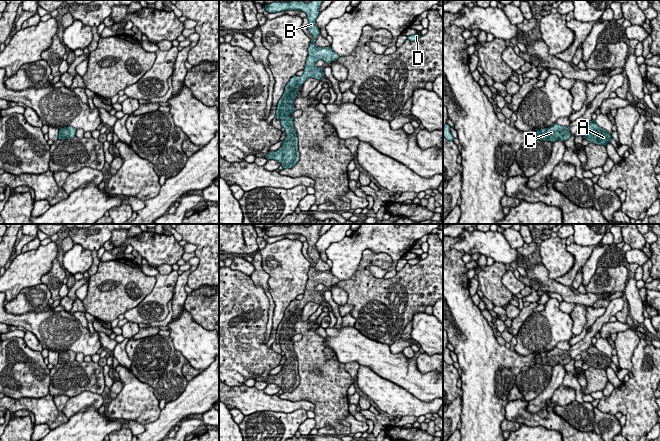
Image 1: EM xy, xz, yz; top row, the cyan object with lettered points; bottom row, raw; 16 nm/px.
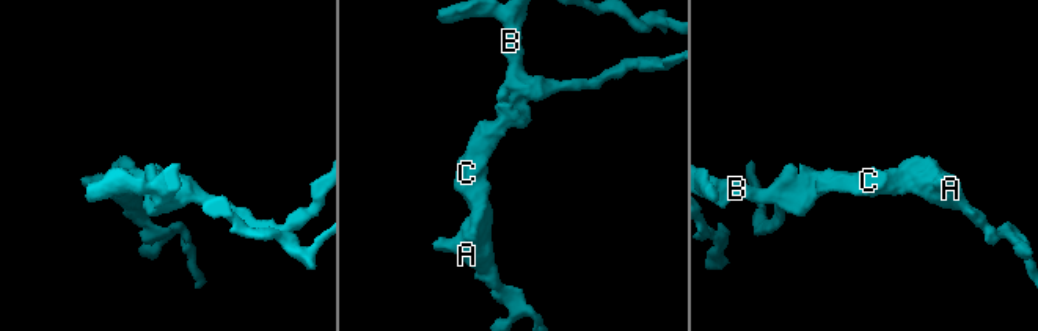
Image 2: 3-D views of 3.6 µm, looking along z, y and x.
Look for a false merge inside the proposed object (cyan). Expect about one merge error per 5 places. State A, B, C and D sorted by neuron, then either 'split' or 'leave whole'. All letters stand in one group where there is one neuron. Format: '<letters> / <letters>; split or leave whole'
A B C D; leave whole

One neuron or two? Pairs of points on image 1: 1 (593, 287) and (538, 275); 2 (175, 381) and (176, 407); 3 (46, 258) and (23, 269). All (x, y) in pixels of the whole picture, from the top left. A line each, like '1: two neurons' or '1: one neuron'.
1: two neurons
2: two neurons
3: one neuron

